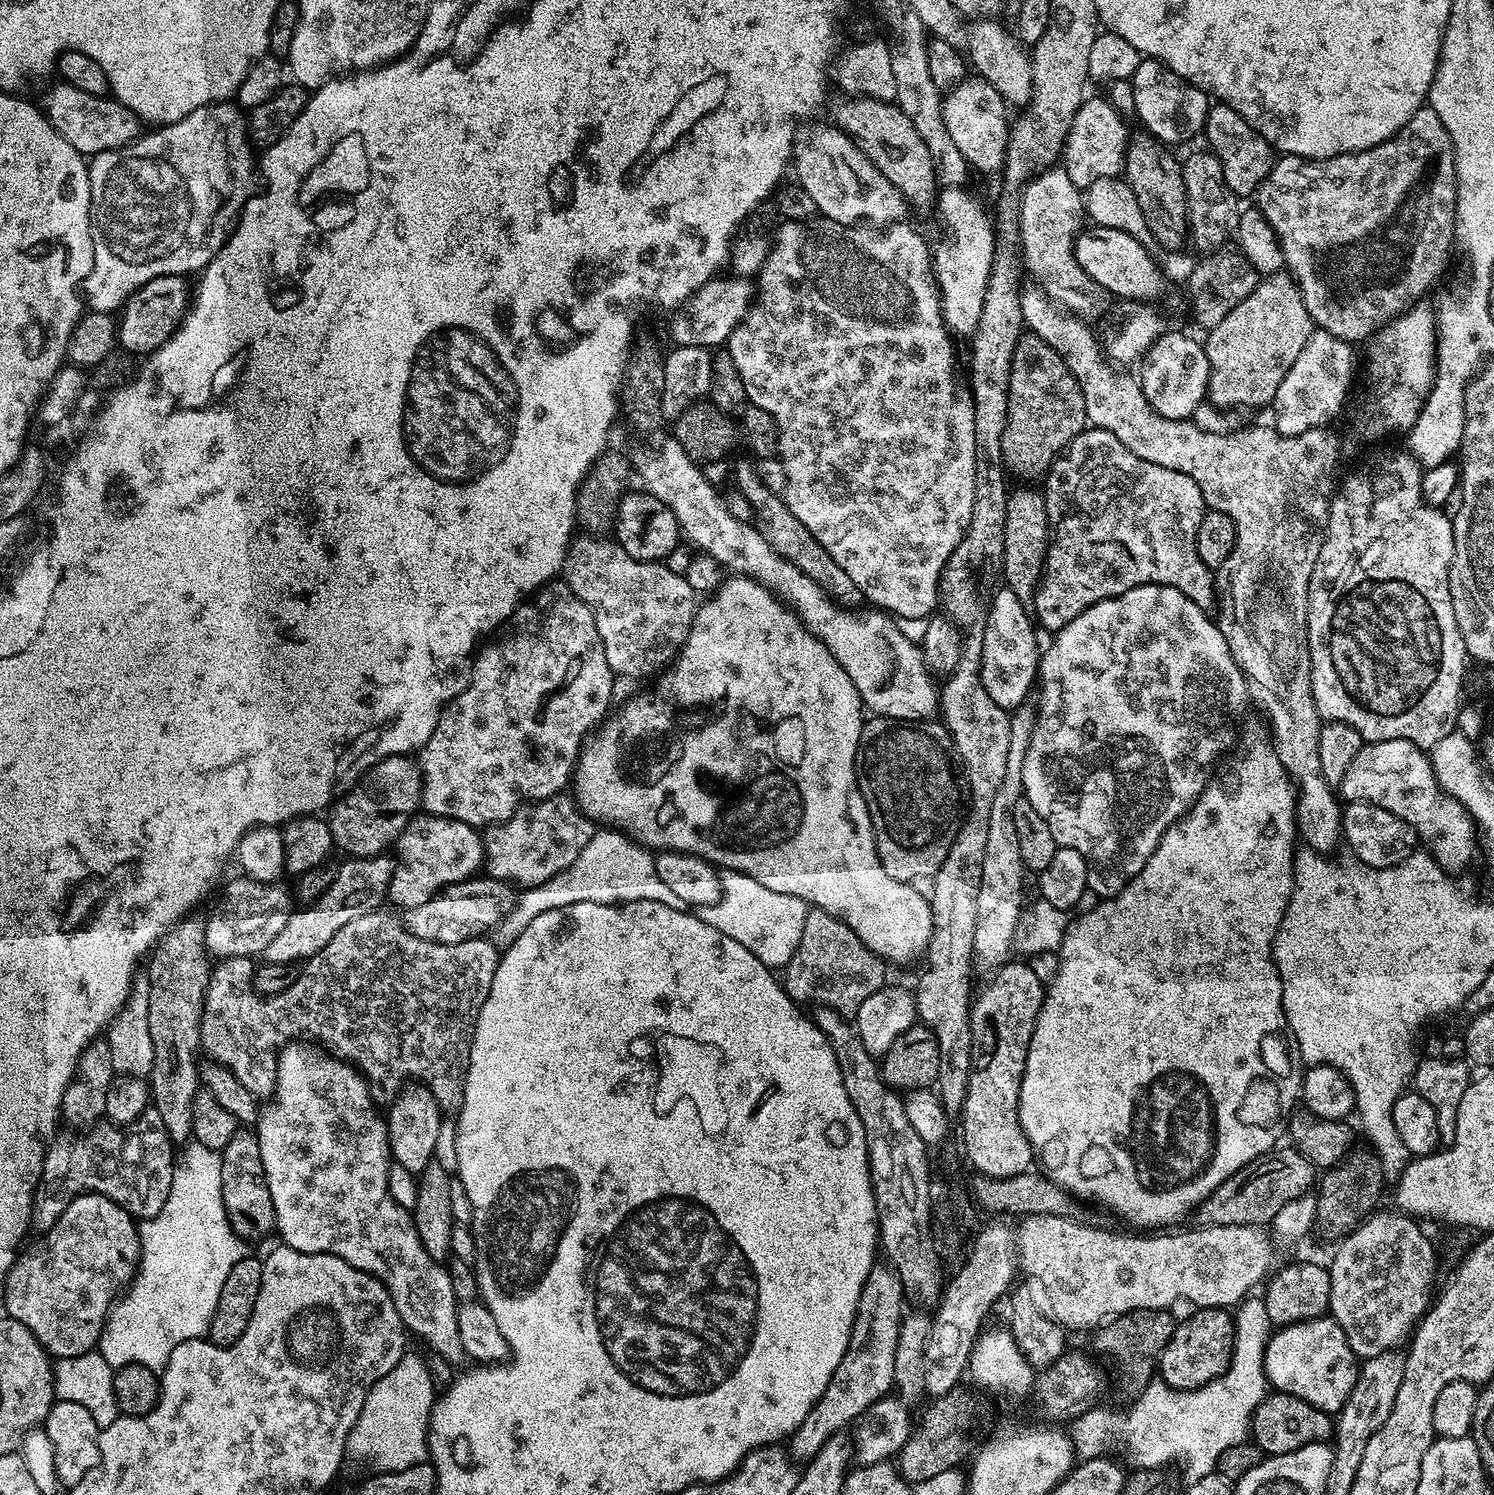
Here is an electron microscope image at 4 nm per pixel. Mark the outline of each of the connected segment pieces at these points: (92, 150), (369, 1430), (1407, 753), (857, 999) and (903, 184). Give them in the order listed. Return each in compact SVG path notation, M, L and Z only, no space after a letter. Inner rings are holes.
M63 82L56 85L44 96L42 111L48 121L78 150L81 156L91 158L98 152L105 152L111 148L122 148L131 144L141 135L142 121L129 108L117 104L115 99L103 96L91 96L86 90L78 90L78 86L70 86Z
M406 1354L398 1362L398 1366L394 1366L394 1370L390 1370L390 1374L386 1374L376 1381L370 1394L366 1394L366 1402L358 1414L358 1422L352 1428L352 1433L348 1435L348 1452L351 1455L356 1455L360 1460L369 1460L376 1467L373 1469L380 1472L404 1472L429 1459L428 1423L438 1392L432 1387L428 1367L429 1361L424 1356L422 1358Z
M1383 740L1382 742L1368 742L1361 748L1360 753L1350 764L1350 770L1346 772L1346 778L1342 785L1343 799L1348 802L1364 801L1369 804L1377 804L1390 814L1398 814L1413 830L1417 837L1426 843L1427 851L1449 874L1457 874L1472 860L1472 855L1478 850L1478 828L1474 823L1468 809L1463 808L1450 794L1446 794L1440 785L1436 783L1436 775L1432 769L1432 761L1414 742L1409 740Z
M812 908L806 918L806 926L802 926L802 942L798 942L798 950L790 958L790 962L782 969L784 991L797 1005L805 1006L813 1000L813 1005L823 1006L845 1018L855 1017L858 1006L870 998L878 989L885 987L885 961L869 950L866 945L836 916L823 912L820 908Z
M868 96L843 99L832 112L837 120L833 121L863 148L870 162L882 170L884 177L904 195L913 209L928 208L931 204L933 207L938 200L936 167L930 158L930 150L926 150L926 142L922 142L910 118L892 102L872 100Z

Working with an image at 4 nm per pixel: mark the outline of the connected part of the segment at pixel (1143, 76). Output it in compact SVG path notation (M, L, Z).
M1151 58L1141 59L1130 81L1132 104L1136 107L1136 116L1147 131L1159 133L1160 124L1185 124L1190 131L1199 133L1204 127L1210 107L1209 93L1196 88L1179 73L1172 72L1165 64Z

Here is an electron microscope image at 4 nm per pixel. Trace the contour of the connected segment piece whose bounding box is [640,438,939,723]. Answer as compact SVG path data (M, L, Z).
M667 440L653 456L641 458L640 476L648 493L674 510L683 539L703 555L714 557L721 569L728 571L729 568L729 573L761 583L795 612L805 631L823 642L846 670L869 713L900 723L933 719L939 711L939 693L936 686L934 690L919 645L910 640L902 626L889 613L880 610L860 613L860 610L839 608L813 579L778 555L755 526L738 522L726 510L721 493L716 493L719 492L717 485L708 481L705 469L687 456L678 441Z

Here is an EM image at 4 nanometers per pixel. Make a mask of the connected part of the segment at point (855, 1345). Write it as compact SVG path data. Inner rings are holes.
M877 1263L860 1295L846 1354L838 1370L834 1370L822 1398L814 1402L800 1427L791 1435L800 1440L800 1448L820 1449L831 1434L845 1427L843 1424L859 1420L867 1408L893 1391L894 1350L898 1350L900 1321L906 1312L904 1298L903 1283L893 1269L887 1263Z

